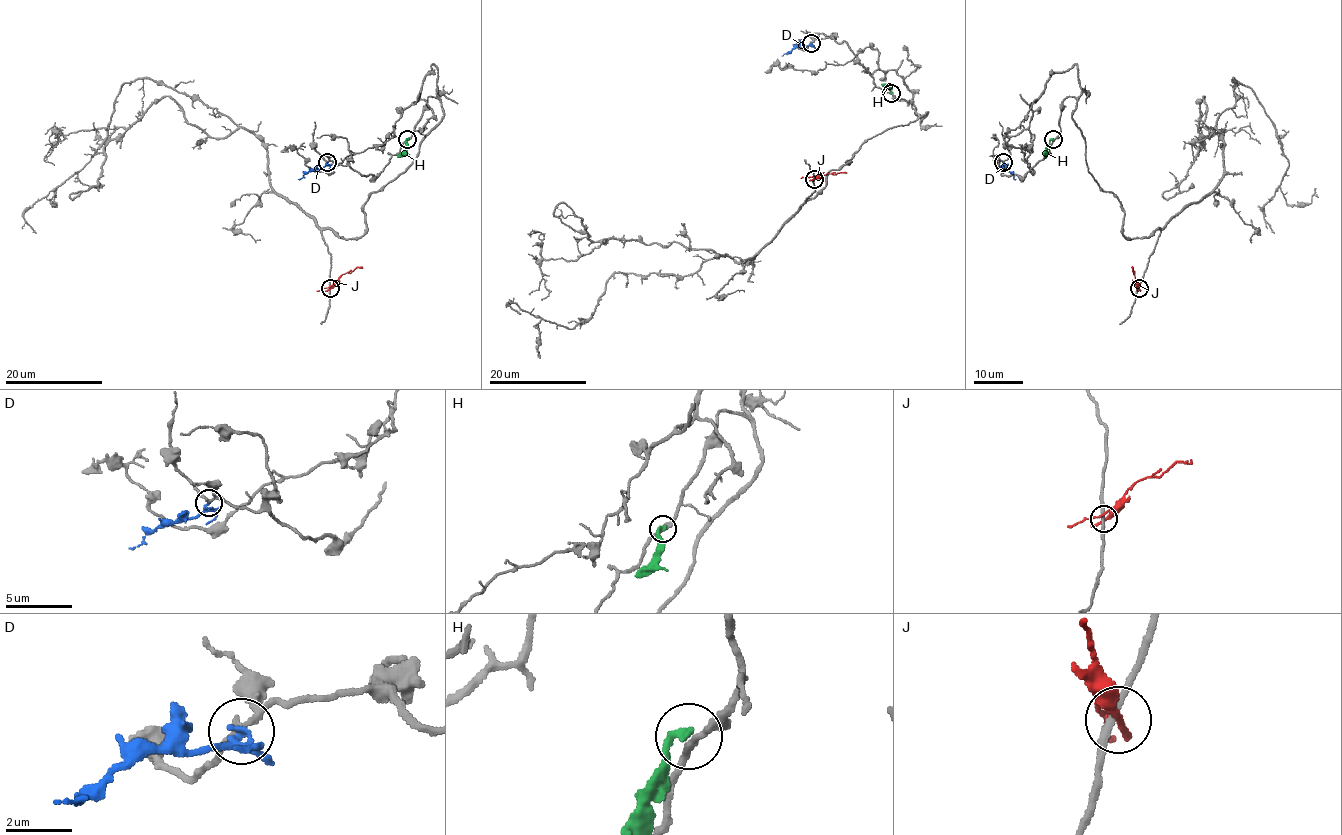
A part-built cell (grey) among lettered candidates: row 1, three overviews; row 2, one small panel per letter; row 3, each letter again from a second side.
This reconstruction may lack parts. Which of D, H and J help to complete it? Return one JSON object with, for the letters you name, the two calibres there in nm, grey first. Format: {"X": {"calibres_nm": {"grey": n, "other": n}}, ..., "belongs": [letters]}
{"belongs": []}

